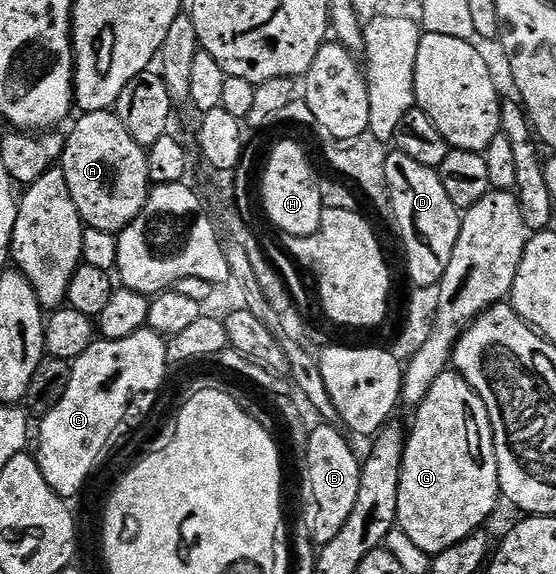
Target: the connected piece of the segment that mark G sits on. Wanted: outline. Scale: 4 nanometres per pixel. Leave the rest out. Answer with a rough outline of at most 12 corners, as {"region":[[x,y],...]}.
{"region":[[457,371],[409,429],[398,523],[431,558],[500,501],[492,422]]}

